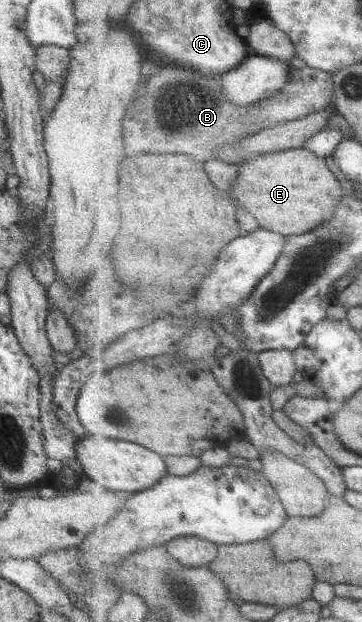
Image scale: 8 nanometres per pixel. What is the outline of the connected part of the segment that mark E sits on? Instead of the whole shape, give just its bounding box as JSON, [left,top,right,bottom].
[233,146,345,237]

